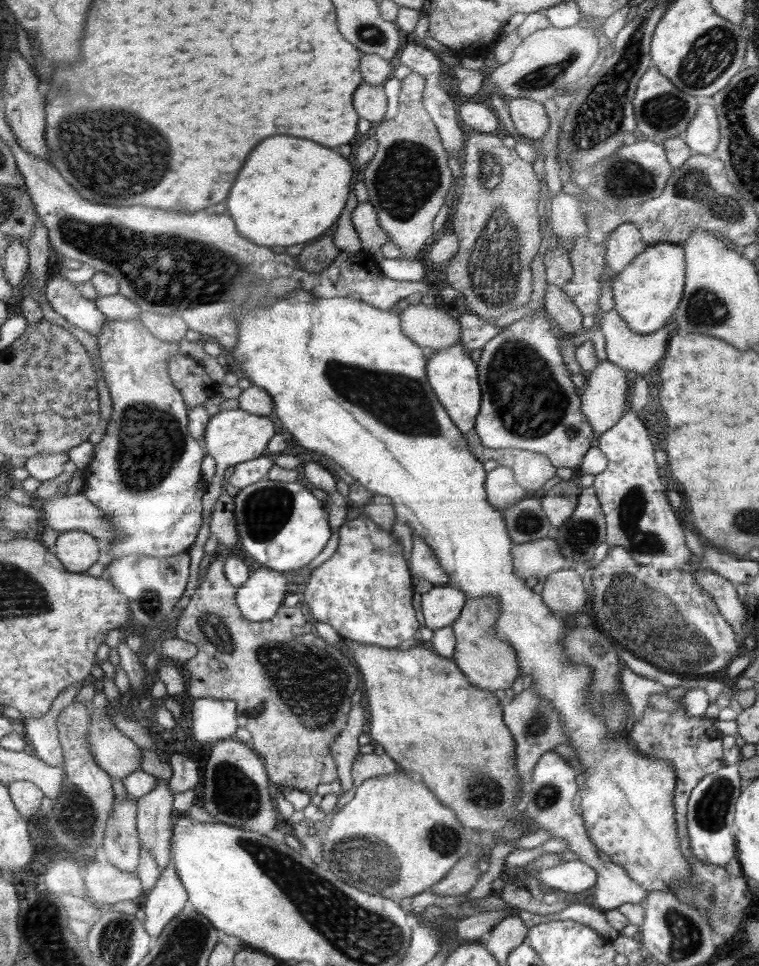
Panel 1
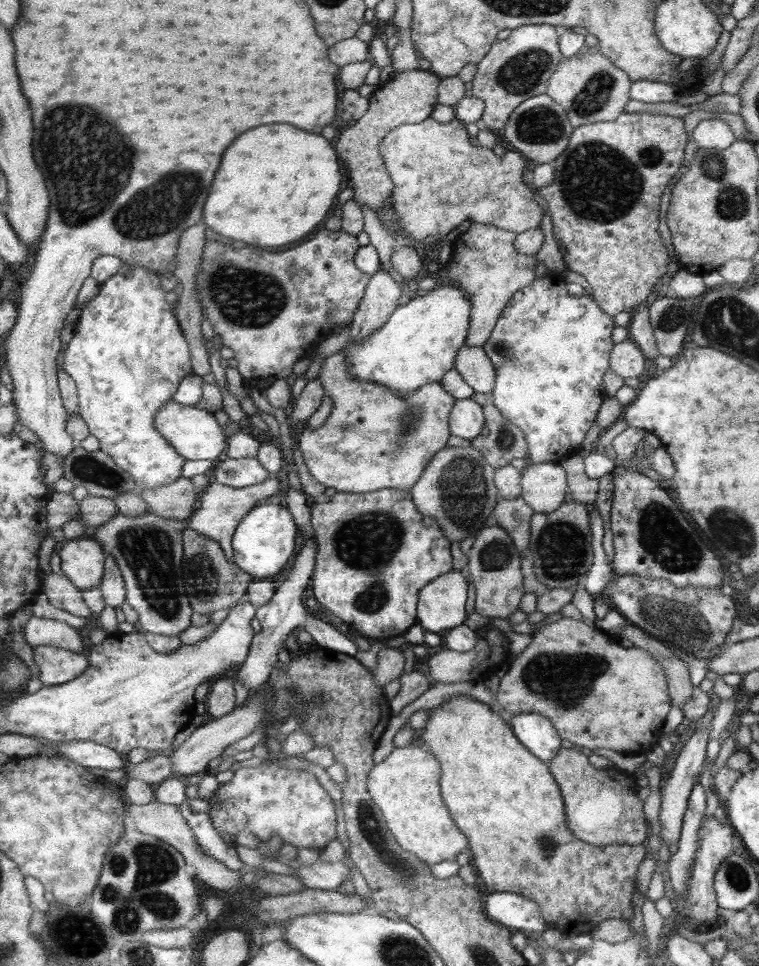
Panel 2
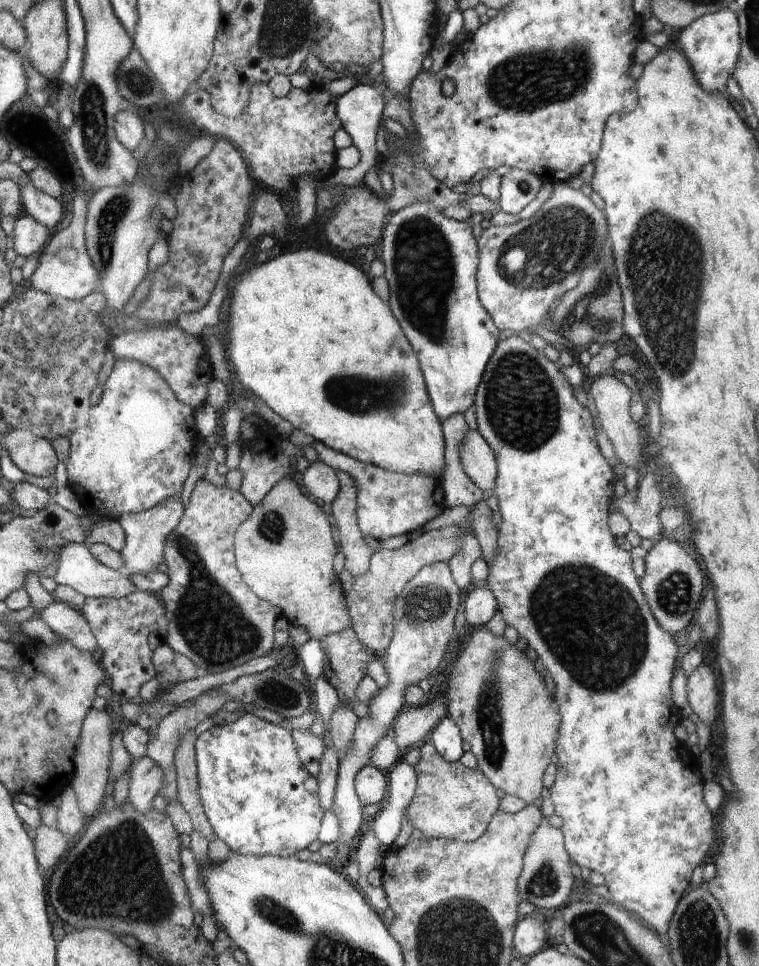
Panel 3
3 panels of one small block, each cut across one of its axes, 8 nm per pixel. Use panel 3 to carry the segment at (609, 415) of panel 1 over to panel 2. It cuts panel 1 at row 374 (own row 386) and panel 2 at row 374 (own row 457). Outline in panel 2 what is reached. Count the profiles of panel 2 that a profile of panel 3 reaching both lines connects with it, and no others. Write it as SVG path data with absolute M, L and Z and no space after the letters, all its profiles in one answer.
M626 340L613 346L610 370L622 378L638 378L647 368L648 360L632 341Z

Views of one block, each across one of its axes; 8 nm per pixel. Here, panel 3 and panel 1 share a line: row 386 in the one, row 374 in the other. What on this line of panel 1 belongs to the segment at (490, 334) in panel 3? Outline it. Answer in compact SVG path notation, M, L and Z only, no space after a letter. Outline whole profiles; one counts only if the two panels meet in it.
M462 340L442 351L430 351L426 355L427 381L446 410L448 417L465 434L474 431L476 416L480 413L481 388L478 380L477 362L464 349Z

